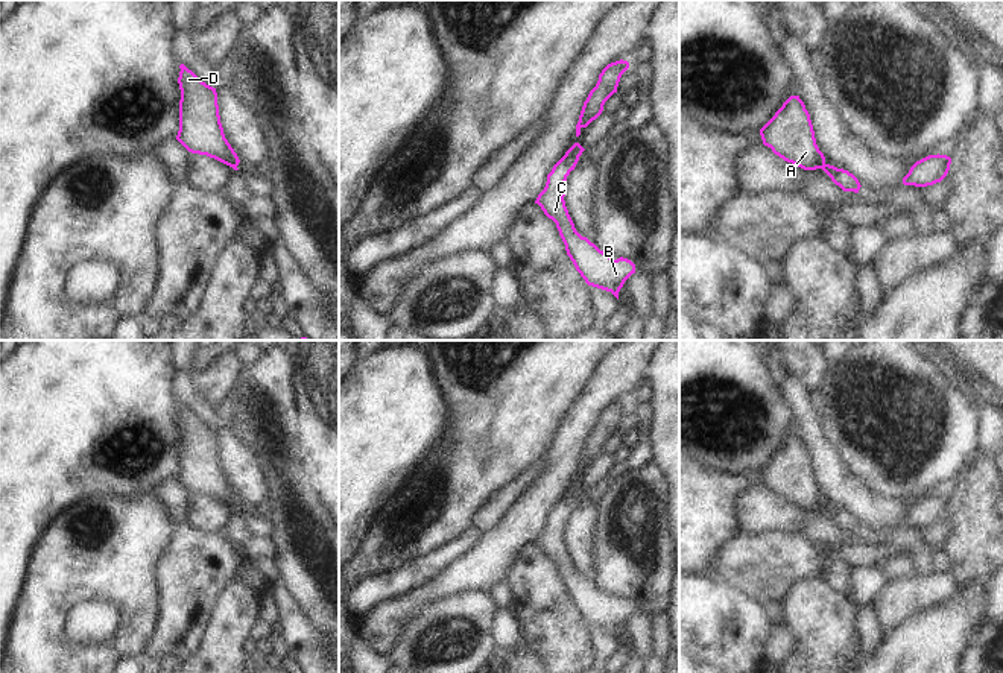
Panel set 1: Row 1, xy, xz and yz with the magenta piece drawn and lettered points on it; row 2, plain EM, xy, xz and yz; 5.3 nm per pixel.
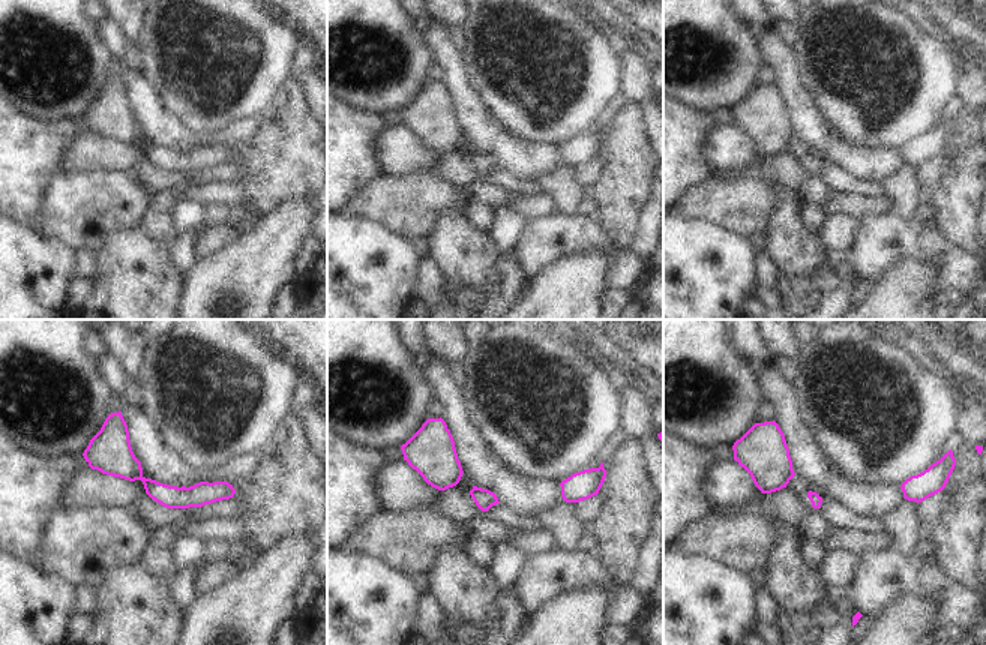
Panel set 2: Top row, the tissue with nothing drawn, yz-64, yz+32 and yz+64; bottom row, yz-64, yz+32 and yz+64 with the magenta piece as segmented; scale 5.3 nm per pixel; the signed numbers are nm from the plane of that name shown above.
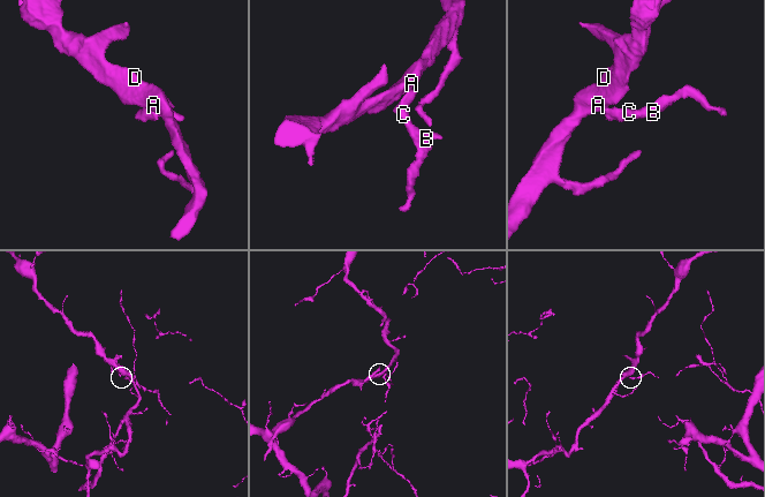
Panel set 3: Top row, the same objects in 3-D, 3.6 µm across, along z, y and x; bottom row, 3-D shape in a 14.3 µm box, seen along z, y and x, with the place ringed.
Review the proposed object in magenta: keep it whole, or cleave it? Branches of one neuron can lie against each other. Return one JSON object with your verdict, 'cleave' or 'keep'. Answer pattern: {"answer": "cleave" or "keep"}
{"answer": "cleave"}

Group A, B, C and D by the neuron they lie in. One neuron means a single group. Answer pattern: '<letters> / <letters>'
A D / B C

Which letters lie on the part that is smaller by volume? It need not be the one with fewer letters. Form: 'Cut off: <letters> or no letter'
Cut off: B, C

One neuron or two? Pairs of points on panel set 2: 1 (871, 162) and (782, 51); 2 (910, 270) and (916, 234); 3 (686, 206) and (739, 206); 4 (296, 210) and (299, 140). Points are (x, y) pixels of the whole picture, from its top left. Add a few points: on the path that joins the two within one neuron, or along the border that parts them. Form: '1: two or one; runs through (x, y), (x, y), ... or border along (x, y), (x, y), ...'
1: one; runs through (838, 150), (805, 117), (790, 84)
2: two; border along (940, 261), (898, 260), (880, 275)
3: one; runs through (700, 206), (725, 206)
4: two; border along (311, 194), (291, 197), (264, 215)

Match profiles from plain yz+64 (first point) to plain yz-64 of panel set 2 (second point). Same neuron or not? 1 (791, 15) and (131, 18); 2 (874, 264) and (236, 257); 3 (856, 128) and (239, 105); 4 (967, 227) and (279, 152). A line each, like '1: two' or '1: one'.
1: one
2: two
3: one
4: one

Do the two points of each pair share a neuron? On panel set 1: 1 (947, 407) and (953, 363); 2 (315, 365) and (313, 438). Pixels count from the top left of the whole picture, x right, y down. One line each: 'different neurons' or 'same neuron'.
1: different neurons
2: same neuron

